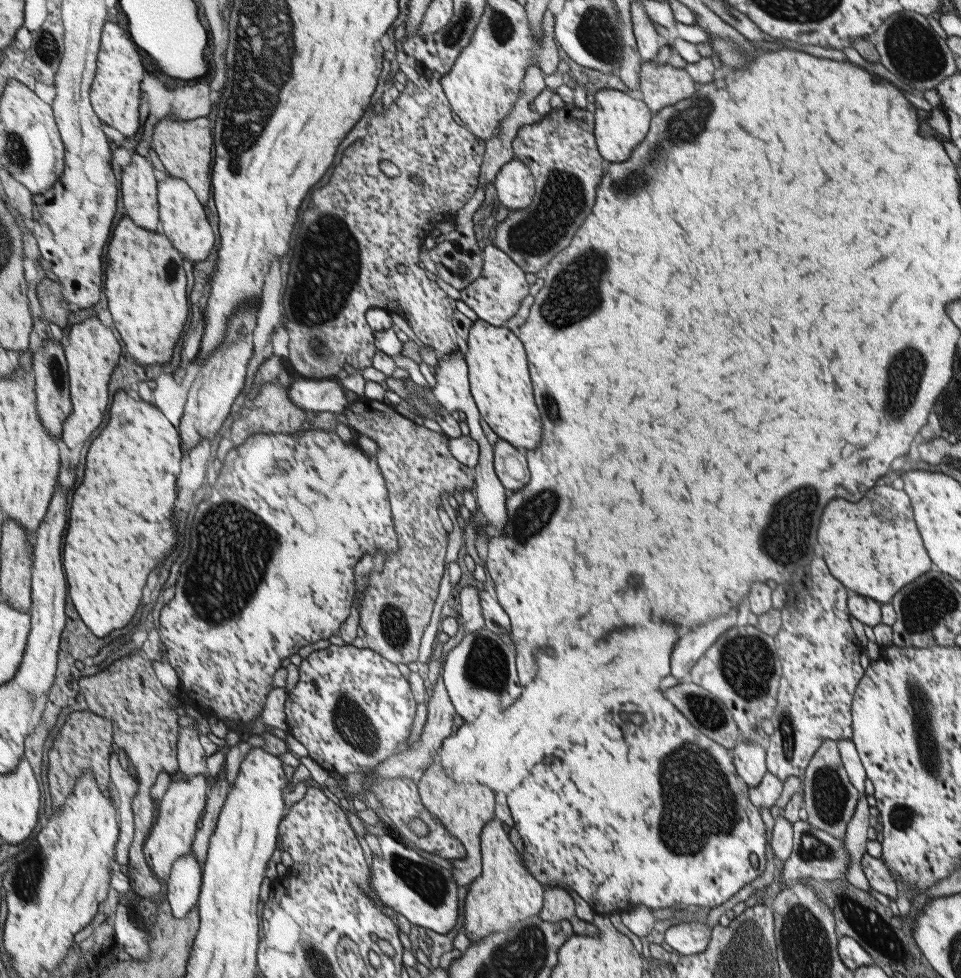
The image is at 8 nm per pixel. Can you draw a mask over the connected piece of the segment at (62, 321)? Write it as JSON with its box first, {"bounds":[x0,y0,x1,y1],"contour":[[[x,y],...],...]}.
{"bounds":[37,276,73,329],"contour":[[[45,276],[38,285],[37,292],[44,311],[44,320],[56,323],[63,329],[72,325],[70,317],[73,311],[72,303],[66,298],[62,287],[60,281]]]}

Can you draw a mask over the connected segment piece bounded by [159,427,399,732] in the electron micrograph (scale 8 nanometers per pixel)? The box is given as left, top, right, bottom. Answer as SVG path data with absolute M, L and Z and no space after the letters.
M313 427L308 432L304 433L301 430L296 434L259 432L246 439L242 446L236 445L226 456L211 498L200 502L200 508L204 512L196 514L196 522L192 528L192 558L182 566L178 596L176 600L172 600L172 604L166 606L164 616L161 614L159 633L168 648L166 661L178 672L181 692L186 694L189 702L199 706L209 706L218 718L231 723L240 732L242 730L252 732L248 724L264 714L270 693L275 689L274 676L278 674L280 668L286 666L288 658L298 654L305 644L330 640L332 636L342 636L342 626L352 616L352 606L357 591L354 572L362 556L384 551L384 556L387 558L399 550L399 542L396 542L396 534L392 526L394 516L390 512L386 484L382 478L382 471L376 466L376 460L364 456L358 443L344 442L334 430L319 430Z

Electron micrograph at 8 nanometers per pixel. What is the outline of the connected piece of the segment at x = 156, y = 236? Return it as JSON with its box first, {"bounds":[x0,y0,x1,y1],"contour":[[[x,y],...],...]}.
{"bounds":[105,215,190,365],"contour":[[[123,215],[116,227],[112,246],[109,246],[108,278],[105,293],[109,300],[114,326],[120,330],[126,348],[137,358],[141,365],[166,364],[172,362],[178,342],[190,320],[190,286],[186,272],[185,254],[176,248],[166,234],[148,230],[140,226],[132,215]]]}

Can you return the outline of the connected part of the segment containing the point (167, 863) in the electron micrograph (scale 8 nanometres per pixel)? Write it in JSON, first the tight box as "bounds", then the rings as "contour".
{"bounds":[147,775,210,882],"contour":[[[175,775],[169,793],[159,799],[159,813],[155,828],[147,840],[147,858],[155,873],[168,882],[181,856],[193,852],[196,837],[203,822],[210,798],[210,782],[207,775]]]}

